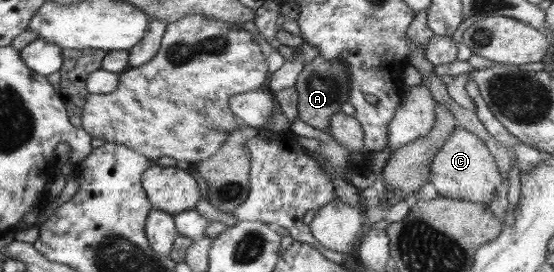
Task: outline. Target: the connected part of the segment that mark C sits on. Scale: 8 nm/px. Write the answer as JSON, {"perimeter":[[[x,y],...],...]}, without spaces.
{"perimeter":[[[455,127],[431,159],[428,182],[433,184],[438,196],[444,199],[479,203],[486,207],[489,201],[493,201],[493,191],[501,185],[501,176],[486,145],[473,133]]]}

